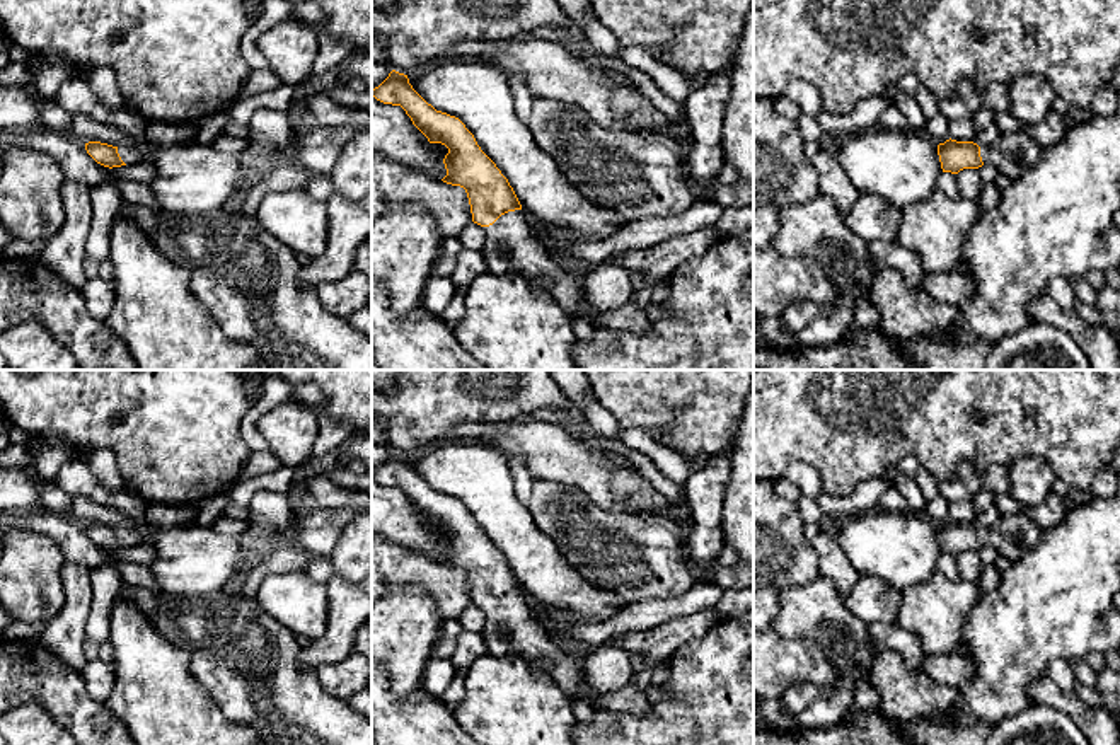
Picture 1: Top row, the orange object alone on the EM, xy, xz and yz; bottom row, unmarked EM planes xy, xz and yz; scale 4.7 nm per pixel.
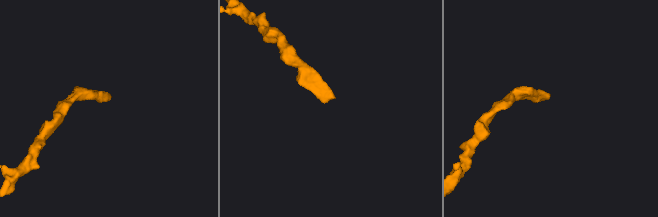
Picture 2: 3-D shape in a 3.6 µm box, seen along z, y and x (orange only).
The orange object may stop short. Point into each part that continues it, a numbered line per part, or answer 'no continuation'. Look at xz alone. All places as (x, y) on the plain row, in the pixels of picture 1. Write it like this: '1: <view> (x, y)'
1: xz (510, 628)

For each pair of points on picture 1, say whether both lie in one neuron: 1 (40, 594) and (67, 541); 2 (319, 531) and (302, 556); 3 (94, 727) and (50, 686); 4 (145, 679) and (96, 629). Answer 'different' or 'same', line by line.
1: different
2: different
3: same
4: different

